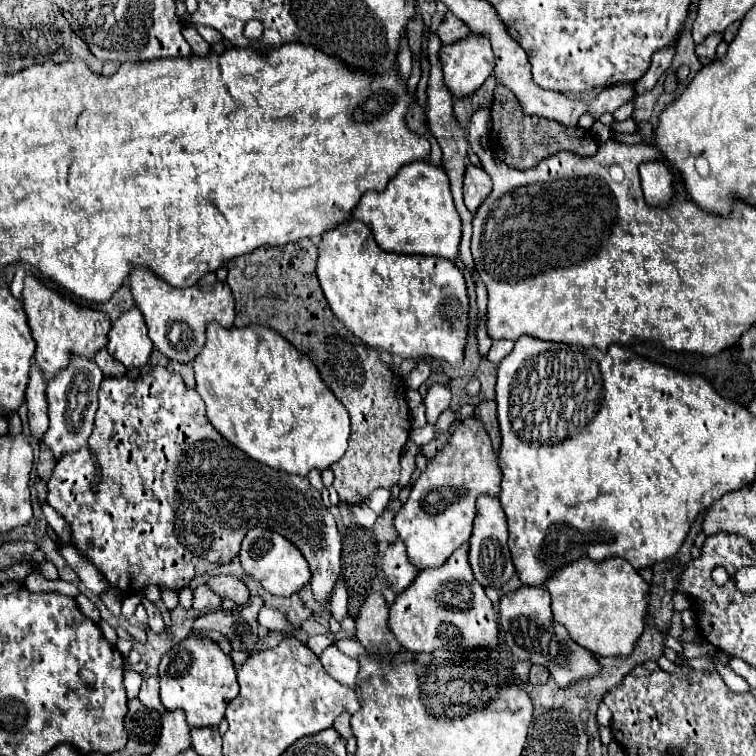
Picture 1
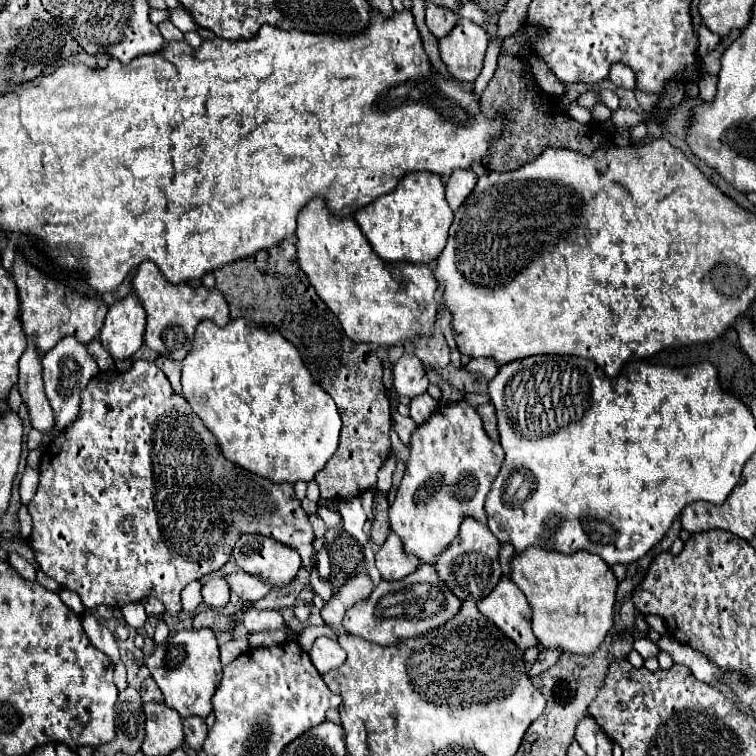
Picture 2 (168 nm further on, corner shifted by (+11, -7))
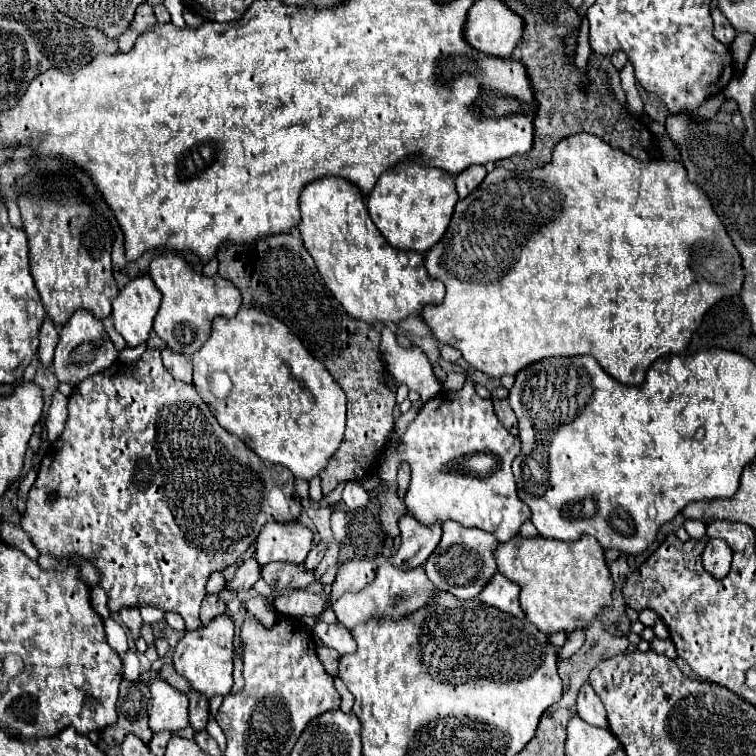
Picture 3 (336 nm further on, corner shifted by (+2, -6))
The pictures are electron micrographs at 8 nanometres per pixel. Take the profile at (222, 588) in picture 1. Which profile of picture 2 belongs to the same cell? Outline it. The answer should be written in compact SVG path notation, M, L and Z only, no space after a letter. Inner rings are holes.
M237 571L233 575L227 577L231 591L237 593L243 601L257 601L263 599L273 587L269 587L269 583L257 579L257 575L249 575L245 571Z

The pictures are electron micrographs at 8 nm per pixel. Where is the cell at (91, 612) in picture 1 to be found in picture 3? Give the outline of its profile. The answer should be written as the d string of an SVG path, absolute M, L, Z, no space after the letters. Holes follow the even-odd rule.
M106 618L104 620L104 630L106 630L106 638L108 638L108 644L120 654L124 656L128 652L128 640L126 640L126 630L114 622L112 618Z

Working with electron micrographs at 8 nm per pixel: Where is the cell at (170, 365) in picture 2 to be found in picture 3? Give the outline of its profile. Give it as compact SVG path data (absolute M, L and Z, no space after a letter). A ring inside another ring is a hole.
M164 348L162 350L162 360L164 360L164 366L168 368L168 372L176 380L182 380L186 384L192 384L192 362L190 362L190 358Z

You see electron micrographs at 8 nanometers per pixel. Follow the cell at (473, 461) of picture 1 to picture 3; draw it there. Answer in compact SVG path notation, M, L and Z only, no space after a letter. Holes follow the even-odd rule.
M468 371L466 375L462 390L442 390L424 404L400 438L402 449L397 453L382 453L377 472L387 482L391 480L391 467L397 467L397 462L410 464L412 480L404 504L408 514L420 524L432 526L454 520L464 528L482 528L492 532L500 542L508 542L530 518L528 506L516 494L516 480L510 470L512 460L520 454L520 442L518 436L504 430L492 402L476 394Z

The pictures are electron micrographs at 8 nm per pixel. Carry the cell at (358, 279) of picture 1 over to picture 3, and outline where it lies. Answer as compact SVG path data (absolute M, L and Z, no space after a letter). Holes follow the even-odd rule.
M320 178L318 182L310 182L300 198L300 234L308 254L314 258L320 276L324 278L330 292L344 306L350 318L364 320L368 324L400 324L404 318L412 314L420 314L422 306L440 304L444 298L444 284L432 278L424 266L424 256L414 250L396 250L392 248L374 222L368 216L364 198L358 198L358 192L350 186L350 182L342 182L342 178Z

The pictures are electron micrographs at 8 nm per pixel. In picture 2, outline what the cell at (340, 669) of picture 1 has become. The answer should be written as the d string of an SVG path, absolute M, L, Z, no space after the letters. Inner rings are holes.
M317 637L309 657L321 675L345 663L345 651L337 643L337 639L331 639L331 637Z

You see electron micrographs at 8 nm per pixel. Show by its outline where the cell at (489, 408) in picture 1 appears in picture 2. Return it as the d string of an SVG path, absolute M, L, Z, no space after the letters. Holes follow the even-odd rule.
M485 403L485 405L479 405L477 407L481 419L483 419L483 427L487 431L487 435L491 437L491 441L499 443L499 433L497 433L497 413L495 413L495 407L493 403Z

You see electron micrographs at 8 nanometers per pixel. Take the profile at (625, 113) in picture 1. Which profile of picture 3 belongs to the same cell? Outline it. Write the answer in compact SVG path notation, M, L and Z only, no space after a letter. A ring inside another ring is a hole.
M576 134L558 142L558 146L552 152L552 160L542 168L524 174L508 172L504 168L494 168L492 172L488 172L482 184L470 196L466 196L456 204L452 222L444 238L426 254L426 270L434 278L444 282L446 296L442 304L424 308L422 318L426 320L426 324L432 328L434 336L442 344L452 344L462 352L462 356L472 368L482 370L488 376L496 376L496 378L504 374L516 374L524 366L550 356L590 354L618 382L642 384L646 370L656 358L686 350L692 340L692 334L702 324L706 312L724 298L740 294L744 286L744 268L742 268L740 252L736 250L732 238L728 236L724 222L714 212L710 198L706 198L706 192L688 180L682 162L670 162L670 160L642 162L622 150L610 148L606 142L590 134Z

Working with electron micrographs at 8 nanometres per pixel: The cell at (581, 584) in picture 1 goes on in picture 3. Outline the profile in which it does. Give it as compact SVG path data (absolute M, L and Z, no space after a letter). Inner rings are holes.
M582 536L576 542L520 538L498 544L498 572L516 582L520 590L520 606L526 618L544 634L570 634L576 628L588 630L600 612L612 604L614 580L604 560L604 548L594 536Z

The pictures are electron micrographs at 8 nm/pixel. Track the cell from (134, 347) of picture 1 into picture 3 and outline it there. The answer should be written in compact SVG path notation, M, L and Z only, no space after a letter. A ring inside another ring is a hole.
M140 276L120 290L112 302L112 320L116 332L130 348L148 340L158 308L160 292L148 276Z

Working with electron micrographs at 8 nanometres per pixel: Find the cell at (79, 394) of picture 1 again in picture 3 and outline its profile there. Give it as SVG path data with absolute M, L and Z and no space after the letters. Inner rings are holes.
M82 310L76 312L60 332L60 342L56 346L56 356L54 356L54 374L60 384L66 382L70 386L78 386L78 382L82 382L84 378L110 368L110 364L116 358L118 358L118 350L106 336L102 322L90 316L86 310Z

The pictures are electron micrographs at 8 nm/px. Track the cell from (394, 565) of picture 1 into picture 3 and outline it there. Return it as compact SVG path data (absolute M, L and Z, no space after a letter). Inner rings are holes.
M408 514L400 518L398 526L402 542L394 556L390 558L390 562L402 570L424 566L440 542L440 526L422 526L420 522L414 522L414 518L410 518Z

